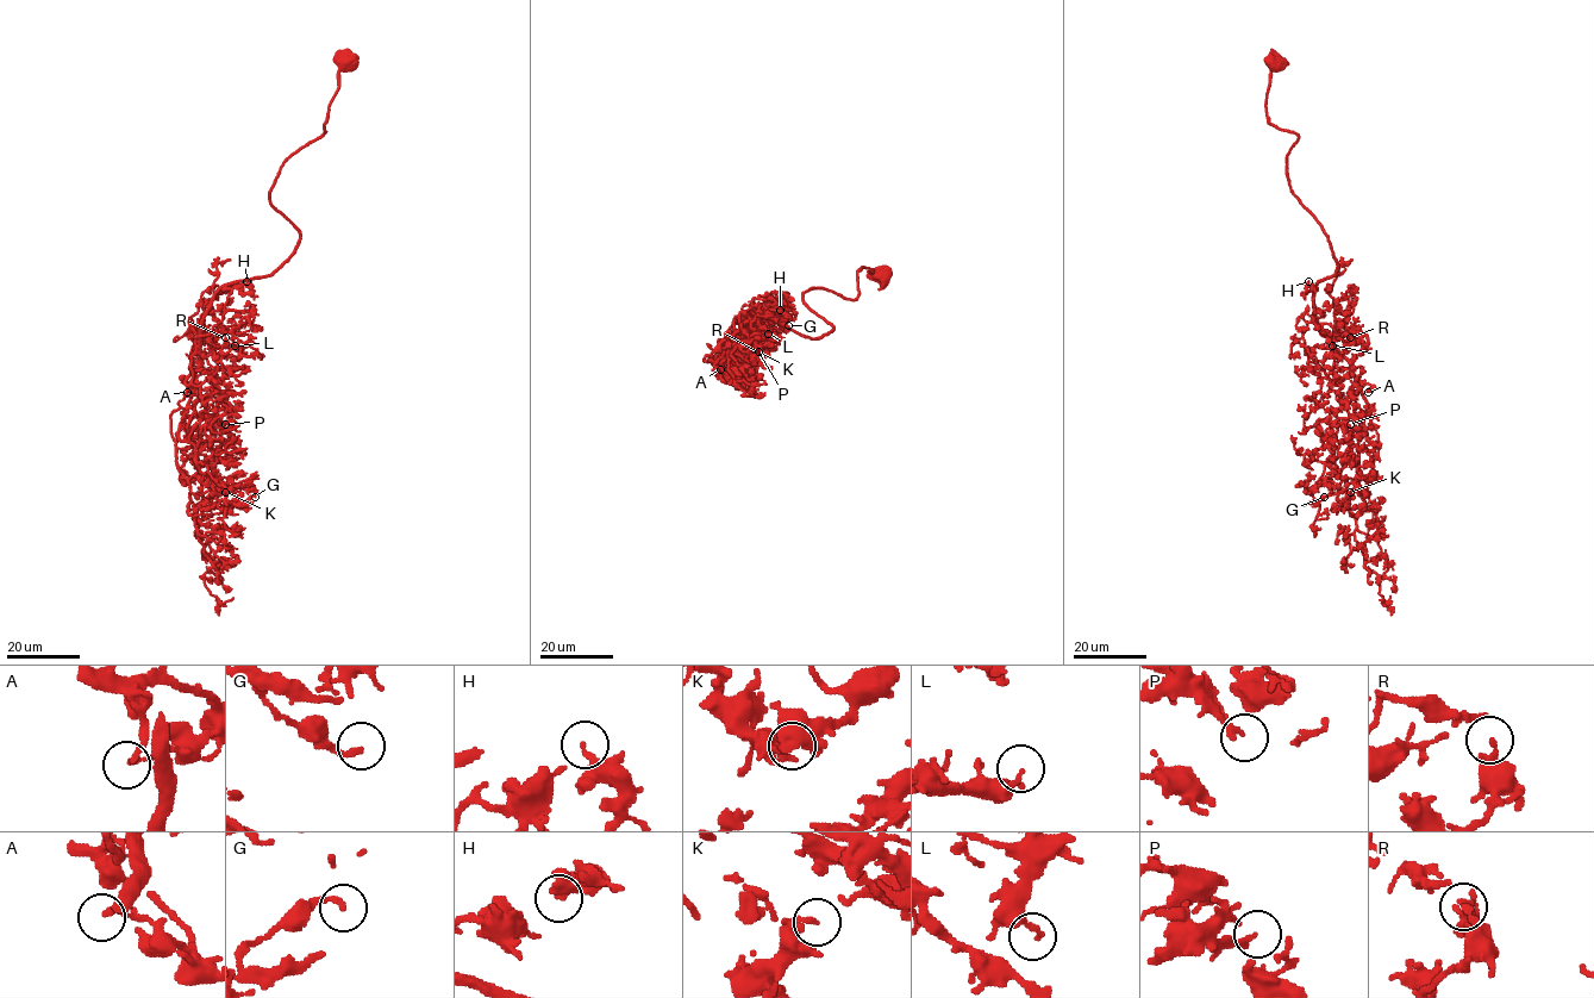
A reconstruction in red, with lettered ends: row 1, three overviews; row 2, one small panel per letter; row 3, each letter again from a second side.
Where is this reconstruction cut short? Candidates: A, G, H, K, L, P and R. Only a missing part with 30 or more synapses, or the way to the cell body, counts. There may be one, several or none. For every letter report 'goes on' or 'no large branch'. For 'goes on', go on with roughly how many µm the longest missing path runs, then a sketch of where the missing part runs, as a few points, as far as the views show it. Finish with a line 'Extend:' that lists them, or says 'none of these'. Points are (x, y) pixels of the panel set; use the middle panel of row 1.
A: no large branch
G: no large branch
H: no large branch
K: no large branch
L: no large branch
P: no large branch
R: no large branch
Extend: none of these

